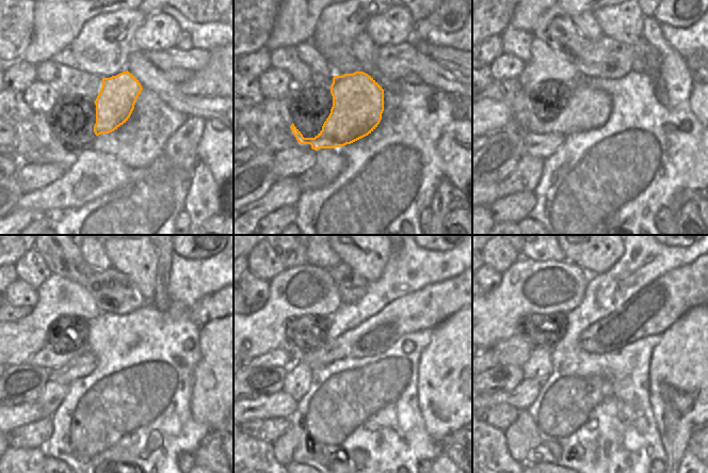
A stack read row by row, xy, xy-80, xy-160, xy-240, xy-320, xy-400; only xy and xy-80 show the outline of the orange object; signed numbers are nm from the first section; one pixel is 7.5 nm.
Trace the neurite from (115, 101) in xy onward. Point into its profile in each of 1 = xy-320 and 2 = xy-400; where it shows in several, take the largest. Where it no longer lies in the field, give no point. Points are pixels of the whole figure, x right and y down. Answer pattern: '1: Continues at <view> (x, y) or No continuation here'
1: Continues at xy-320 (283, 357)
2: Continues at xy-400 (494, 361).

